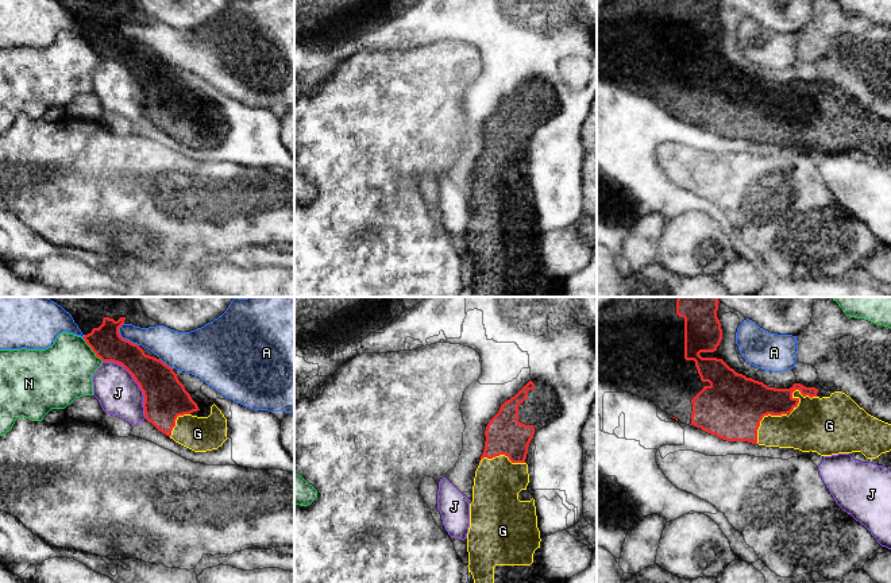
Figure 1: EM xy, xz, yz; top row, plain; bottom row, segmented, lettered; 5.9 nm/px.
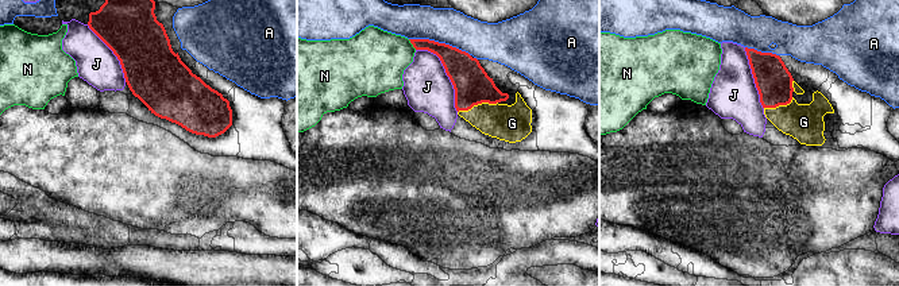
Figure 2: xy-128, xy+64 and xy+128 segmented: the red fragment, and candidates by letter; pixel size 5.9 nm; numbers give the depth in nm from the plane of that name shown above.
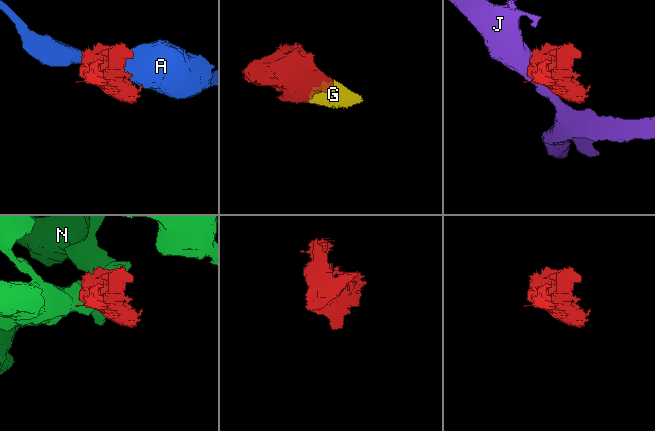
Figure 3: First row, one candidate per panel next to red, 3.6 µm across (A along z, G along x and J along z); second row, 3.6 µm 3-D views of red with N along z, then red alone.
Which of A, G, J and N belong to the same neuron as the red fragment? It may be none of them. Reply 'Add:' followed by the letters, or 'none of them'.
Add: G

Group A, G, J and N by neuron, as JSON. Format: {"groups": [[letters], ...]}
{"groups": [["A"], ["G"], ["J"], ["N"]]}

